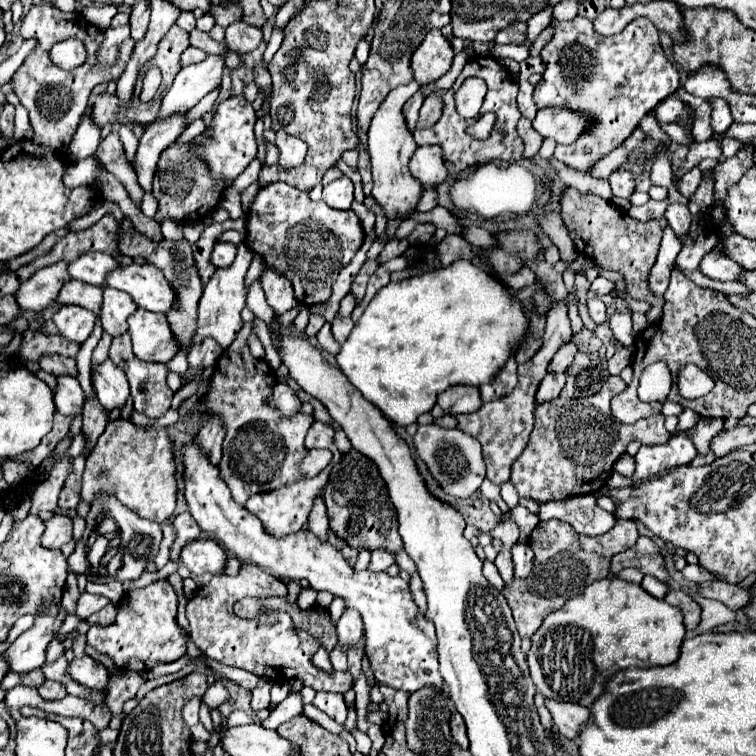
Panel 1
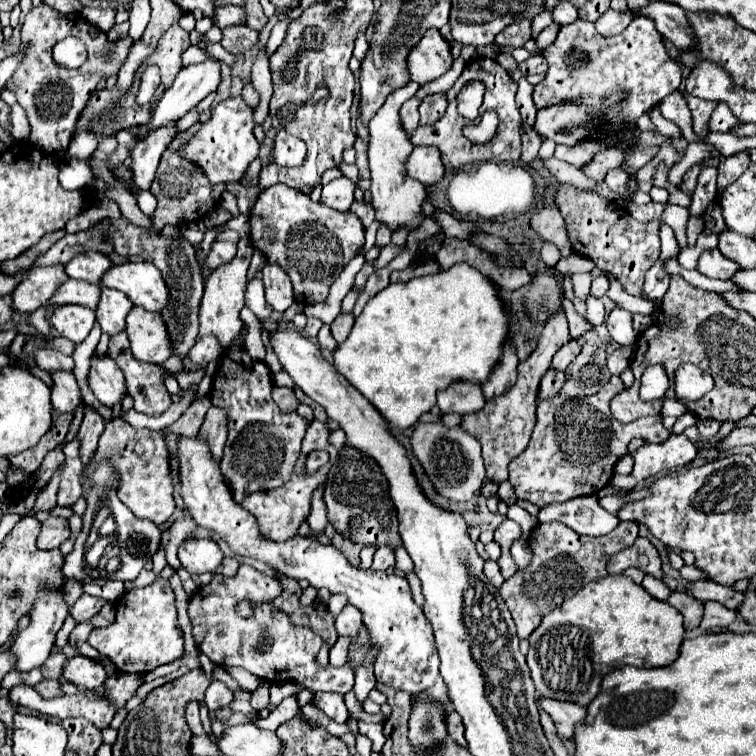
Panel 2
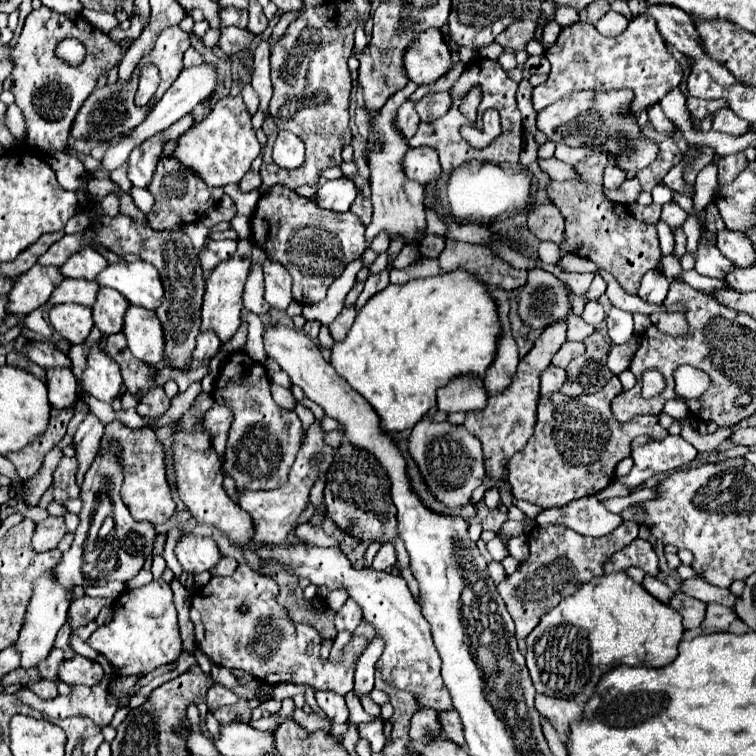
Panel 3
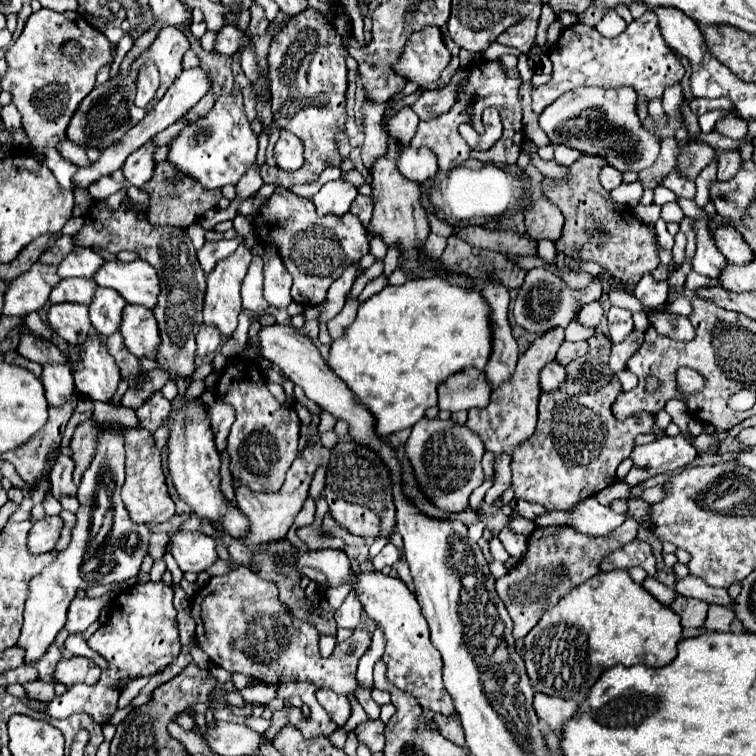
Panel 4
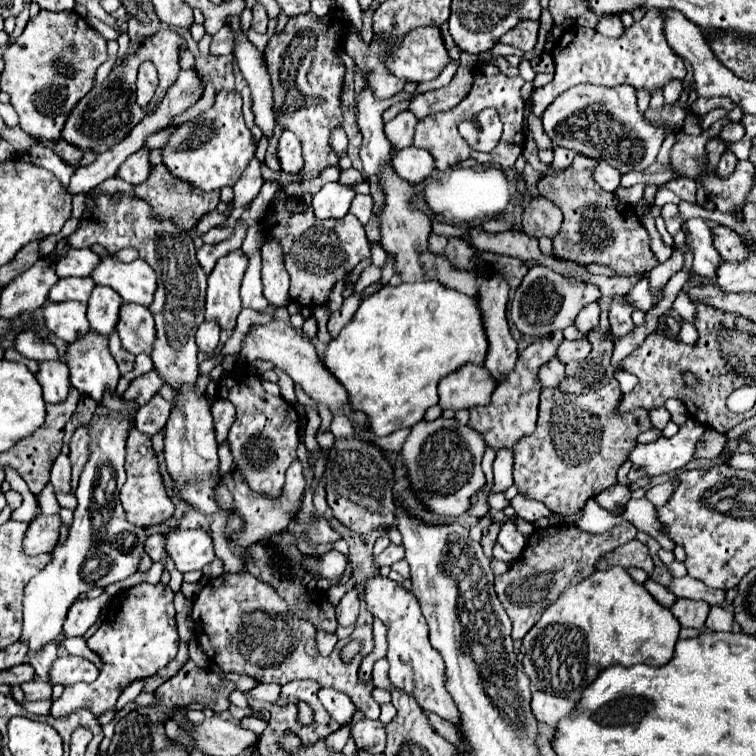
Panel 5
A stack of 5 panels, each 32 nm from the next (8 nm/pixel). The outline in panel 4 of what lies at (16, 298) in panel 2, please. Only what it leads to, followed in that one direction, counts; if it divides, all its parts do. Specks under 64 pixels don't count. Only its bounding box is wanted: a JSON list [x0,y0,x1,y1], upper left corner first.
[2,262,58,316]

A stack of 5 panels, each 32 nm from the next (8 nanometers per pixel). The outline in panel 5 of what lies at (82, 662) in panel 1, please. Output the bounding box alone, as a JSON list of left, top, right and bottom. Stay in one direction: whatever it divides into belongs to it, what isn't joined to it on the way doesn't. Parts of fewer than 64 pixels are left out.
[50,656,98,686]

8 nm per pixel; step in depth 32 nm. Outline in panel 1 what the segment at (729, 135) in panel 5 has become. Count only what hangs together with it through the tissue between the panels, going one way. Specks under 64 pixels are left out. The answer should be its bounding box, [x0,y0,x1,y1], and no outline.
[710,100,734,132]

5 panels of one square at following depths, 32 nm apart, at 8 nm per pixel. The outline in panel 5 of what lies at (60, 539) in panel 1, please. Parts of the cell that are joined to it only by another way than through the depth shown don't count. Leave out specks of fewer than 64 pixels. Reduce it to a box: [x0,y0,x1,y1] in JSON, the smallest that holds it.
[24,514,60,556]

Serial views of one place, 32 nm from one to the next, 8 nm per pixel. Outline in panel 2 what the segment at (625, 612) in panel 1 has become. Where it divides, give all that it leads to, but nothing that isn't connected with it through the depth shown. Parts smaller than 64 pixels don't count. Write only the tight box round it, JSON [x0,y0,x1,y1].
[528,574,684,706]

